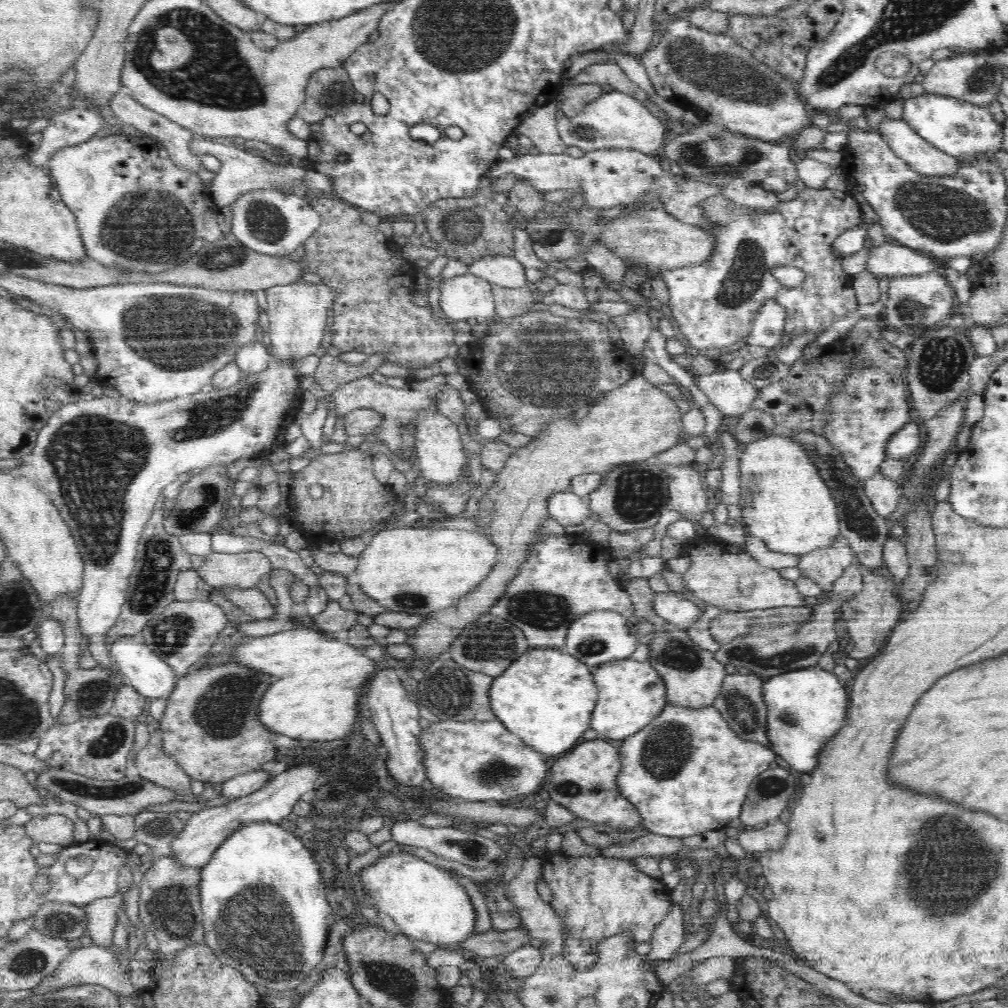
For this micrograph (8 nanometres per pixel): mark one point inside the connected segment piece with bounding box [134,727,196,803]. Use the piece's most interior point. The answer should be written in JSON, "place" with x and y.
{"place":[153,764]}

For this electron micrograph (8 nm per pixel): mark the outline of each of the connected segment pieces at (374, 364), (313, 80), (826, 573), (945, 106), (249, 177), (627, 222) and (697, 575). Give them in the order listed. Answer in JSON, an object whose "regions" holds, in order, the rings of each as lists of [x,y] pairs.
{"regions":[[[[328,354],[321,357],[320,364],[314,370],[313,377],[326,395],[332,395],[342,384],[361,377],[370,377],[380,366],[389,360],[382,355],[367,356],[366,361],[358,366],[346,364],[338,358],[330,358]]],[[[344,65],[320,68],[311,74],[305,90],[305,100],[299,106],[296,116],[308,124],[321,122],[356,98],[354,85]]],[[[839,534],[830,546],[803,554],[797,567],[801,576],[813,580],[824,594],[833,590],[834,582],[844,574],[844,571],[849,570],[854,560],[856,557],[853,550]]],[[[924,92],[904,101],[902,116],[920,137],[956,159],[958,156],[992,155],[1002,150],[1003,126],[992,117],[986,105]]],[[[204,138],[203,140],[192,139],[190,141],[190,148],[197,157],[203,155],[215,156],[220,160],[220,163],[222,163],[220,172],[218,172],[208,185],[208,191],[216,206],[228,206],[231,202],[235,201],[238,195],[244,194],[249,190],[281,189],[298,191],[300,193],[307,190],[302,183],[304,176],[306,176],[307,169],[299,167],[297,161],[289,161],[285,166],[272,165],[270,161],[262,159],[262,154],[254,154],[250,150],[239,146],[227,146],[214,142],[211,138]]],[[[582,208],[582,212],[570,210],[568,228],[582,232],[582,246],[588,248],[594,241],[602,241],[622,260],[642,263],[650,269],[665,272],[683,265],[698,265],[711,256],[713,238],[700,226],[690,226],[678,220],[672,213],[662,210],[636,210],[624,218],[612,218],[610,224],[596,224],[596,214],[592,208]]],[[[707,532],[678,545],[682,548],[681,554],[692,561],[683,574],[685,588],[707,605],[716,606],[724,612],[742,612],[806,604],[806,596],[796,588],[794,581],[783,578],[778,569],[766,568],[749,553],[744,554],[740,545],[734,546],[734,543],[724,542],[718,537],[710,538]]]]}

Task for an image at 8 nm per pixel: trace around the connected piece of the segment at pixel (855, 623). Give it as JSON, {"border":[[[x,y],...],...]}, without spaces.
{"border":[[[866,572],[864,574],[864,590],[860,590],[859,593],[844,601],[838,615],[848,627],[849,648],[844,653],[850,658],[857,658],[857,660],[878,654],[888,642],[893,628],[902,620],[900,612],[902,612],[902,604],[894,596],[894,582],[882,578],[880,574]]]}

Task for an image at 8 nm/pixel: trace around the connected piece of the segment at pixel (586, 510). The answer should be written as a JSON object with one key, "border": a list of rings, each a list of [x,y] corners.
{"border":[[[572,490],[550,496],[549,516],[562,526],[583,524],[589,527],[596,515],[589,507],[589,495],[578,496]]]}

